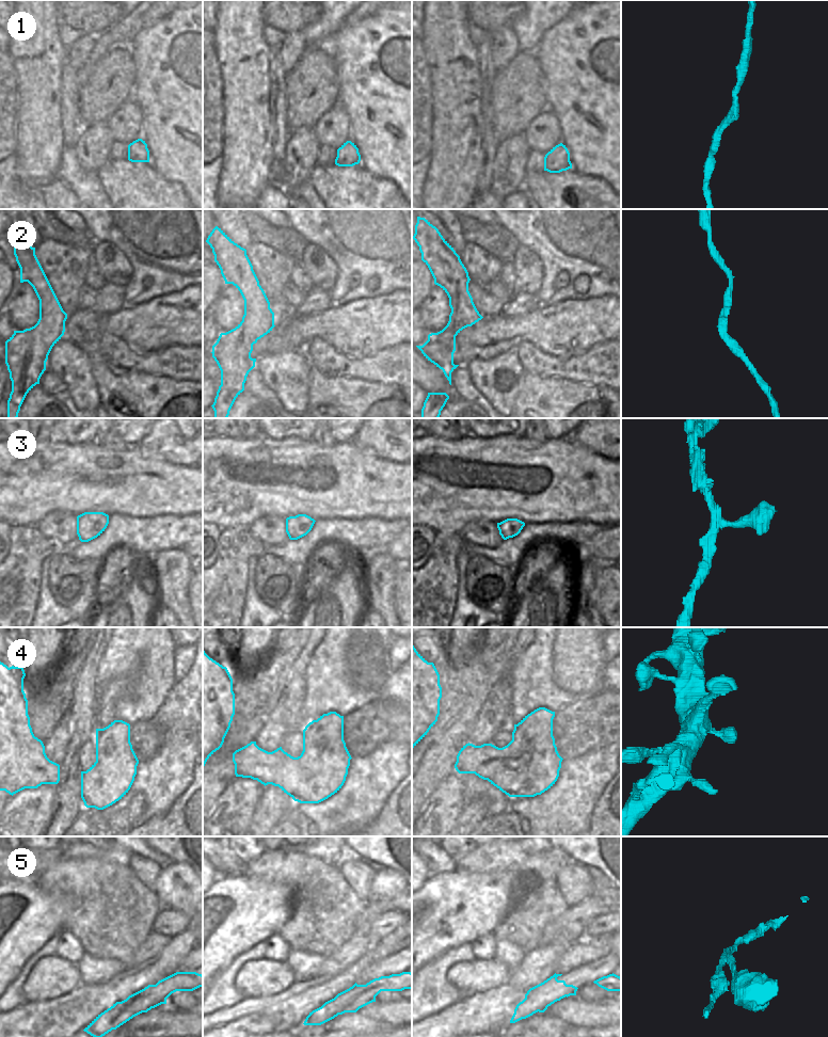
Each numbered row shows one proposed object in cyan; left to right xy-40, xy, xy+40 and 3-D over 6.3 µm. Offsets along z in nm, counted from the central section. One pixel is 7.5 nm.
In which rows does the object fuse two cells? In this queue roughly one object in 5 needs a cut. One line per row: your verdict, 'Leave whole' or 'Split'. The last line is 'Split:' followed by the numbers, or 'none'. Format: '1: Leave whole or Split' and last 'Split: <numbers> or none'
1: Leave whole
2: Leave whole
3: Leave whole
4: Leave whole
5: Split
Split: 5.

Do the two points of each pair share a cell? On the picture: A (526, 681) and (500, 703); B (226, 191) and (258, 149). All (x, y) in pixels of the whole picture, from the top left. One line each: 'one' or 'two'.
A: two
B: one

